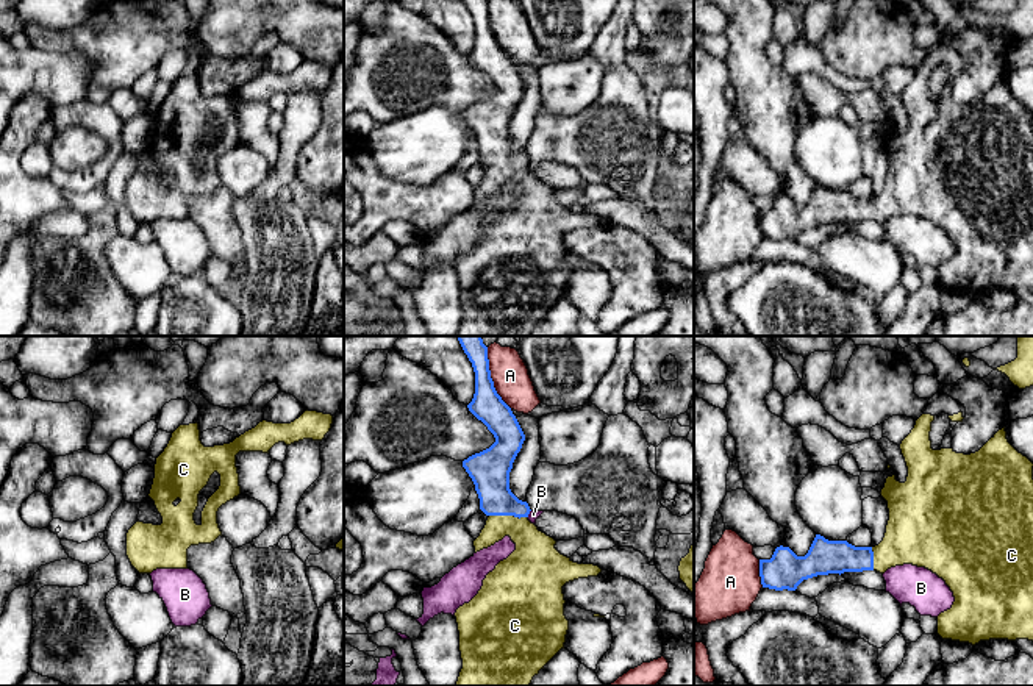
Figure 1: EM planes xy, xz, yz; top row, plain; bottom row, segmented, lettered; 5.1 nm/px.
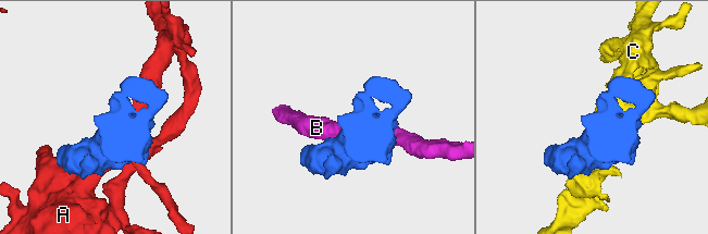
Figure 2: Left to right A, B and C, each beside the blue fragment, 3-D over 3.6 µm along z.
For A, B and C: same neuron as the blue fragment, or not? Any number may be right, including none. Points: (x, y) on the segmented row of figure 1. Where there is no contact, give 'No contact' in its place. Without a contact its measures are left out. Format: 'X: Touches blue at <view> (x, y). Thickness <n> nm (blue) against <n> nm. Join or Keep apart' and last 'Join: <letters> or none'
A: Touches blue at xz (491, 378). Thickness 160 nm (blue) against 190 nm. Keep apart
B: Touches blue at xz (529, 513). Thickness 180 nm (blue) against 50 nm. Keep apart
C: Touches blue at xz (508, 514). Thickness 200 nm (blue) against 220 nm. Join
Join: C

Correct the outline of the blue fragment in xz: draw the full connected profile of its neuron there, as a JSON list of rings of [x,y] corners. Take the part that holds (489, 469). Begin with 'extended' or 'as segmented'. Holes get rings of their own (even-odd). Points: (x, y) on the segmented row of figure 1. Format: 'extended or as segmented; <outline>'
extended; [[[458,336],[458,341],[475,372],[475,394],[467,408],[495,438],[489,448],[463,461],[475,484],[480,509],[488,516],[484,528],[474,541],[475,553],[505,536],[511,538],[516,550],[486,575],[478,594],[455,613],[463,659],[455,686],[528,686],[533,677],[564,648],[569,620],[564,616],[563,586],[578,578],[597,577],[602,569],[574,563],[561,555],[555,548],[556,541],[528,520],[531,511],[528,503],[519,500],[509,489],[509,472],[525,434],[511,408],[494,388],[488,347],[481,336]]]

